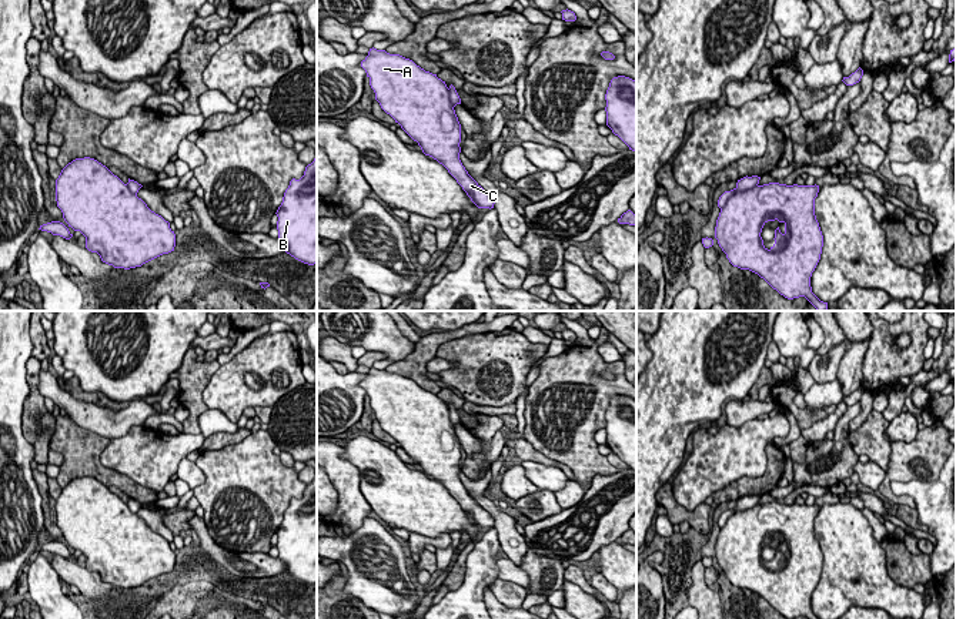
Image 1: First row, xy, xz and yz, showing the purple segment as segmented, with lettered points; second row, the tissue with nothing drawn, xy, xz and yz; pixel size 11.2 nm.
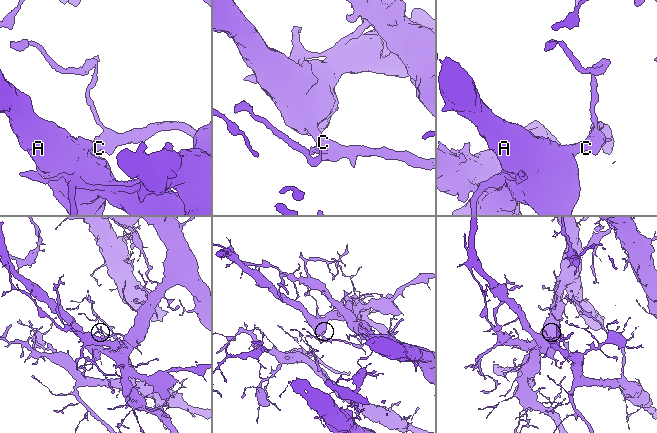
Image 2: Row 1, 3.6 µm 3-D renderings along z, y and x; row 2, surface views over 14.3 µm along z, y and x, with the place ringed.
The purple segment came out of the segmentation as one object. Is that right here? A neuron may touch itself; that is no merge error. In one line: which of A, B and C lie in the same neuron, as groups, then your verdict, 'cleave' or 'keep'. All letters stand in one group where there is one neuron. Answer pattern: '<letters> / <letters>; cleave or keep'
A C / B; cleave

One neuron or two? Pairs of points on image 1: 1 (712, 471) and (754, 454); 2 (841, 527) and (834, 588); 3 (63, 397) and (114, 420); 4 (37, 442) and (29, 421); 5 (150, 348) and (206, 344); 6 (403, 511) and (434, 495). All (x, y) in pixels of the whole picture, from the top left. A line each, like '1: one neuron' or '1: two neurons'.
1: one neuron
2: one neuron
3: one neuron
4: one neuron
5: two neurons
6: one neuron

